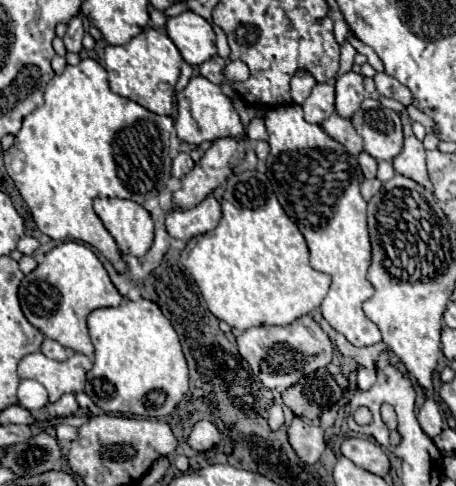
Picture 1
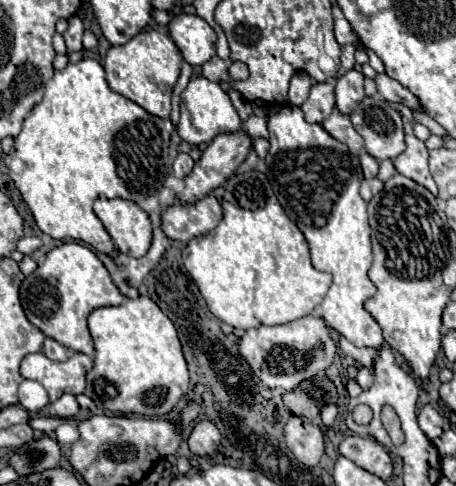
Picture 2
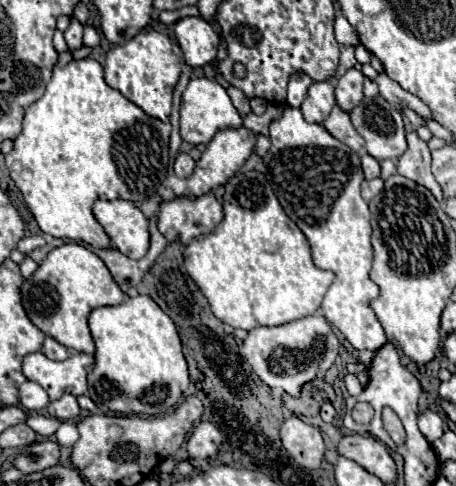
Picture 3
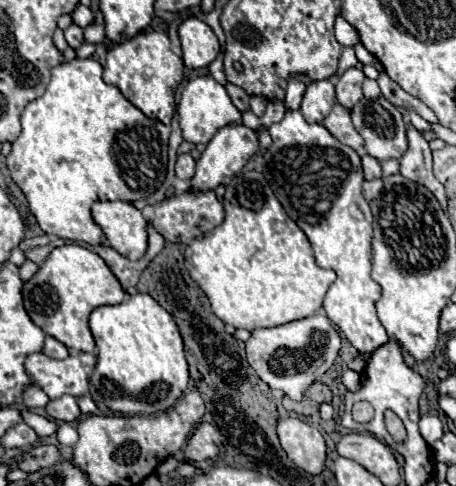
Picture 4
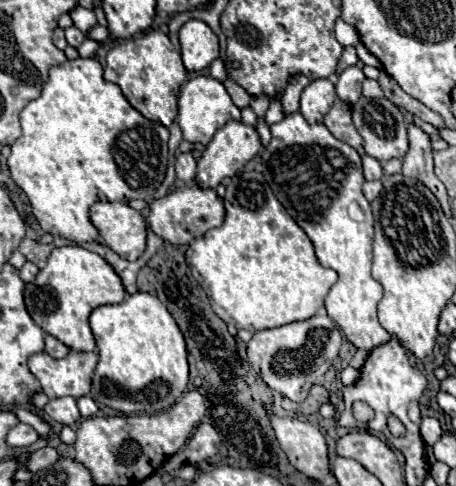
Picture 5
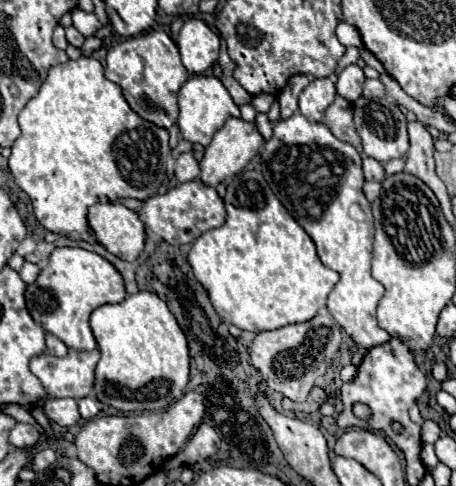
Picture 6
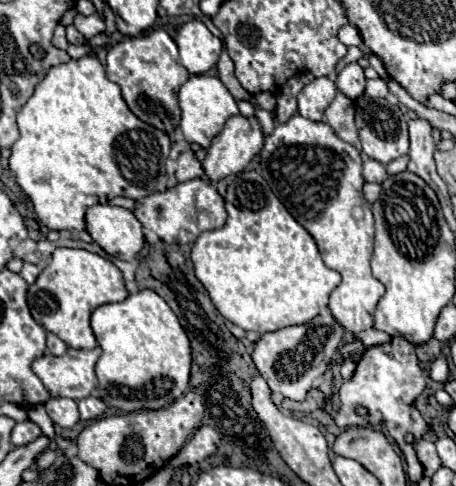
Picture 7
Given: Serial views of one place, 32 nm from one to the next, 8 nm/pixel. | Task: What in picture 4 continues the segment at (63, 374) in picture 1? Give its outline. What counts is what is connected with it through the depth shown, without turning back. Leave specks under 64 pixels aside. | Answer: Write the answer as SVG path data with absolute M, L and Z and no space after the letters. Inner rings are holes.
M36 352L26 358L26 372L48 394L48 398L54 400L64 394L78 398L88 394L88 380L96 360L96 354L88 352L70 352L64 360L52 360L44 352Z

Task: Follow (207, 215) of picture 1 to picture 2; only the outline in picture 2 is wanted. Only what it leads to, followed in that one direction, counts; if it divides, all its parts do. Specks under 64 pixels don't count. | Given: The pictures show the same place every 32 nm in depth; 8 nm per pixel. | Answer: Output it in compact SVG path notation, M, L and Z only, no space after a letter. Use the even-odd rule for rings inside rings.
M214 194L204 196L194 204L174 202L162 210L162 232L170 240L188 244L192 238L208 234L222 220L222 206Z

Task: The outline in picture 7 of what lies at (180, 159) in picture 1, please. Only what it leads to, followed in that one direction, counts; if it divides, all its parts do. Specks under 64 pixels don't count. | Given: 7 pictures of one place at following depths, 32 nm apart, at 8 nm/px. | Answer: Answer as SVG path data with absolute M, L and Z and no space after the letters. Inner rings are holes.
M182 152L176 160L176 178L178 182L188 182L194 178L204 176L204 168L202 162L194 156L194 152Z

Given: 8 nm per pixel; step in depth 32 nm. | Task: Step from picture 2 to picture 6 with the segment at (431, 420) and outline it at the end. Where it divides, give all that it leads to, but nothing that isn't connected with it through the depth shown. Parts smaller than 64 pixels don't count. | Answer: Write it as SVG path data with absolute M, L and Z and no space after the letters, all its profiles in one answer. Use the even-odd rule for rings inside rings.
M426 420L424 422L424 432L422 432L422 440L424 442L436 442L440 438L440 428L438 428L438 424L436 422L430 422L430 420Z

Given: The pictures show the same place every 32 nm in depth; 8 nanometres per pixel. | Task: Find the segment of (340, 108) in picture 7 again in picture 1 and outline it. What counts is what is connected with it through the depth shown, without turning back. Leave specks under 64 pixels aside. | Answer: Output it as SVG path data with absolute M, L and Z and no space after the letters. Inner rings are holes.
M334 112L324 124L322 124L324 132L328 136L332 136L334 140L338 140L340 144L344 144L348 148L350 154L358 156L362 152L362 146L364 146L364 140L360 140L358 132L354 130L352 122L348 118L342 118L338 112Z

